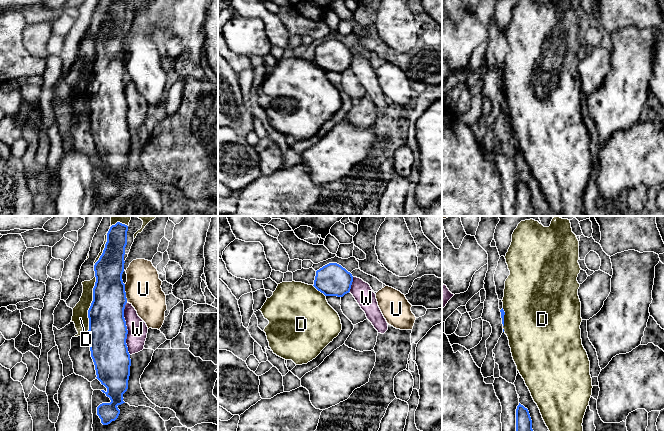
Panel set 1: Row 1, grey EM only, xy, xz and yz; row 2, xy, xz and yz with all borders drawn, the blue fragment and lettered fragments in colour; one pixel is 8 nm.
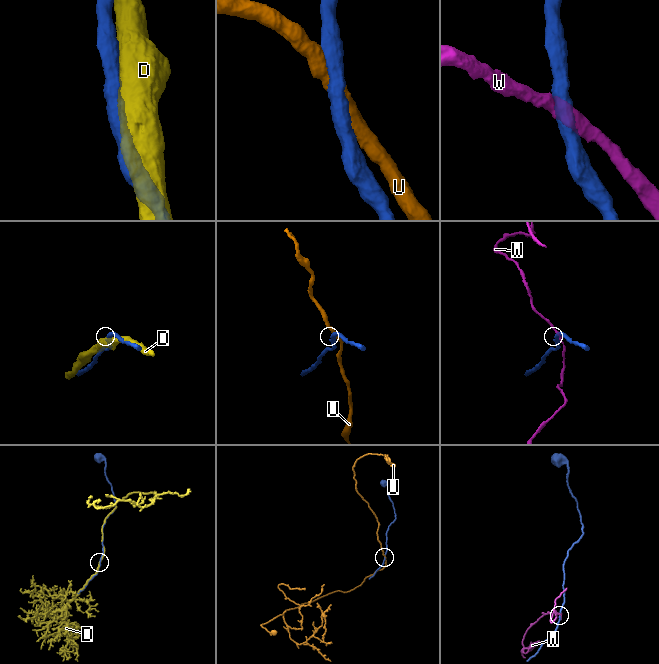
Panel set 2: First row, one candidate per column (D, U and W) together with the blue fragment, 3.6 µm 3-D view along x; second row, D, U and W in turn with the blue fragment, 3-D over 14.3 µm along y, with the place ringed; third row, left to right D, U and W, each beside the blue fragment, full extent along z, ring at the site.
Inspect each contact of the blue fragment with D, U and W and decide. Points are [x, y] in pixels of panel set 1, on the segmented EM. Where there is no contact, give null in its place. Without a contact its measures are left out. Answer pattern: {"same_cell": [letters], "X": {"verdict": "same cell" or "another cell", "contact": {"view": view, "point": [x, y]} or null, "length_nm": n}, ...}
{"same_cell": ["D"], "D": {"verdict": "same cell", "contact": {"view": "xy", "point": [91, 305]}, "length_nm": 460}, "U": {"verdict": "another cell", "contact": {"view": "xy", "point": [125, 293]}, "length_nm": 150}, "W": {"verdict": "another cell", "contact": {"view": "xy", "point": [126, 328]}, "length_nm": 420}}

